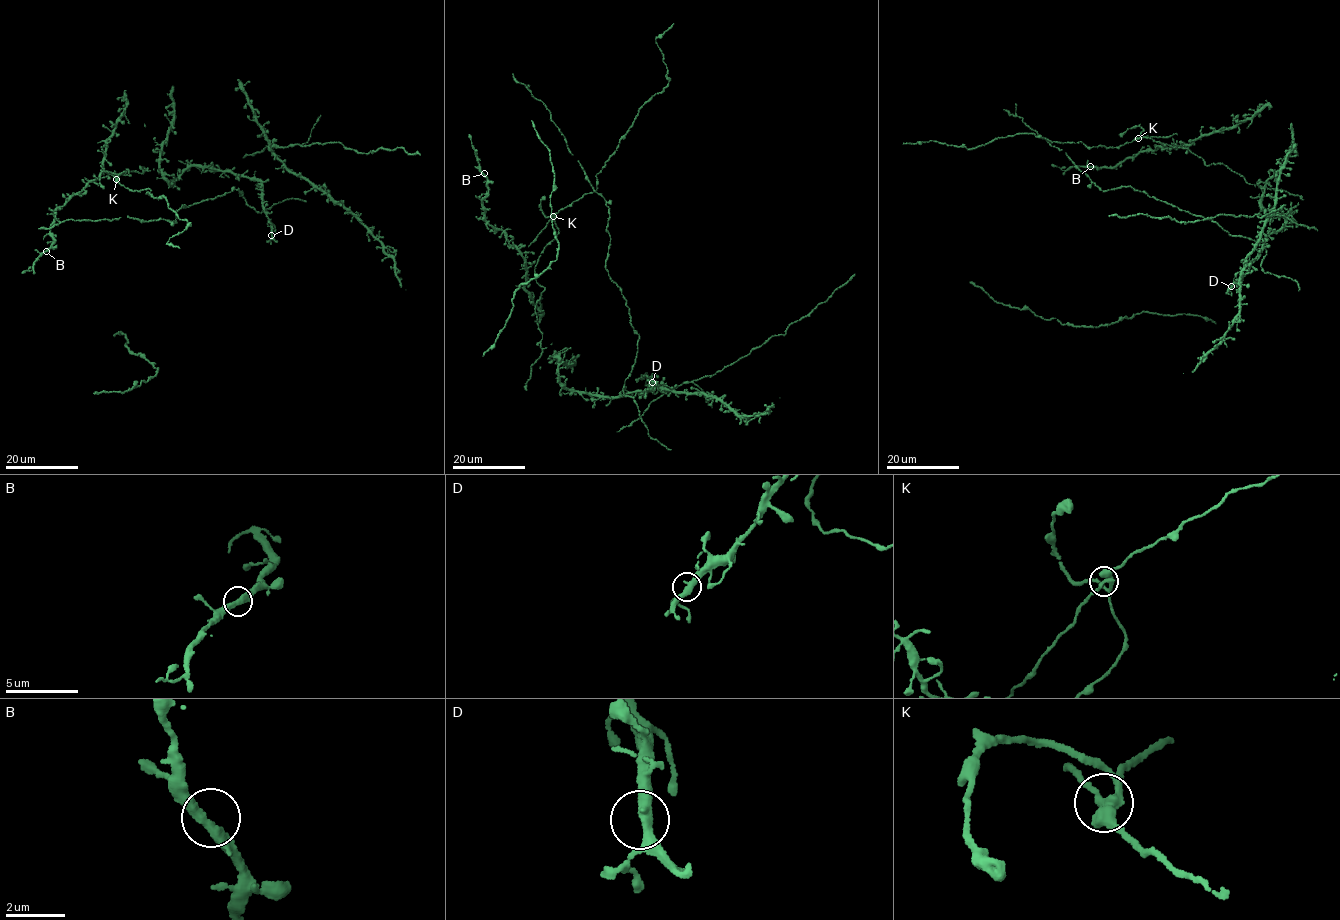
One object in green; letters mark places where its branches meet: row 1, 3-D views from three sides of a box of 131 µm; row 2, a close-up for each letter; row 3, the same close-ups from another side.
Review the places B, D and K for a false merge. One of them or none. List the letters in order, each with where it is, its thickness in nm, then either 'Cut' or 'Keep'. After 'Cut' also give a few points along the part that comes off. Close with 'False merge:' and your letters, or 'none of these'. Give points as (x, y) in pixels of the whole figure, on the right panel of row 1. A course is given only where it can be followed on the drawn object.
B: Place: (1090, 166). Thickness 320 nm. Keep
D: Place: (1231, 286). Thickness 320 nm. Keep
K: Place: (1138, 138). Thickness 300 nm. Cut. Course of the part to remove: (1138, 138), (1177, 135)
False merge: K

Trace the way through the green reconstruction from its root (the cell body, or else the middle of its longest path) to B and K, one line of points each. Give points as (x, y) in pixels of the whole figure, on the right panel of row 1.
B: (1228, 168), (1219, 163), (1205, 165), (1189, 145), (1176, 145), (1139, 151), (1110, 168), (1090, 166)
K: (1228, 168), (1219, 163), (1205, 165), (1202, 158), (1186, 148), (1148, 138), (1138, 138)

